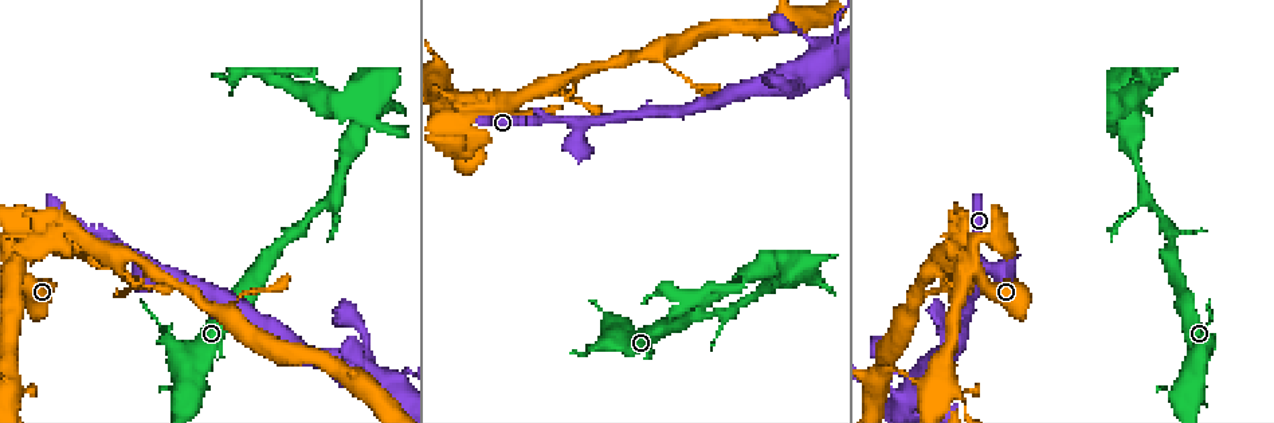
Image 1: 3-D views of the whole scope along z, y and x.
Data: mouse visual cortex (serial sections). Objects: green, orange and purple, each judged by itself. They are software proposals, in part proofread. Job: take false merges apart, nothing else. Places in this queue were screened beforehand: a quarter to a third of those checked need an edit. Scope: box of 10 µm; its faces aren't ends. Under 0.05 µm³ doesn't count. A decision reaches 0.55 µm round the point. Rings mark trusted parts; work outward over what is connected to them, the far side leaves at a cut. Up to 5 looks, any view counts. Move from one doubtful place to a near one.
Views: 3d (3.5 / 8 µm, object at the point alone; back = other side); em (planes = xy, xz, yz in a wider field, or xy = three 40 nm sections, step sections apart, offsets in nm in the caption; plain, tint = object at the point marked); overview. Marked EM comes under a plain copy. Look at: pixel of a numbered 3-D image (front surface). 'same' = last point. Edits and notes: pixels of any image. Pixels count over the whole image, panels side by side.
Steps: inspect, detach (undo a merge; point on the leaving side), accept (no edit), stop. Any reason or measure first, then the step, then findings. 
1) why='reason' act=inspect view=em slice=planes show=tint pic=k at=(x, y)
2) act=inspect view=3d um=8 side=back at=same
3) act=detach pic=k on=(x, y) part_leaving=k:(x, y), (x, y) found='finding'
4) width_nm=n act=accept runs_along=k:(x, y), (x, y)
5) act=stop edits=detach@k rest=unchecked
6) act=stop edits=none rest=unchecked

why='three-way junction' act=inspect view=3d um=3.5 pic=1 at=(962, 240)

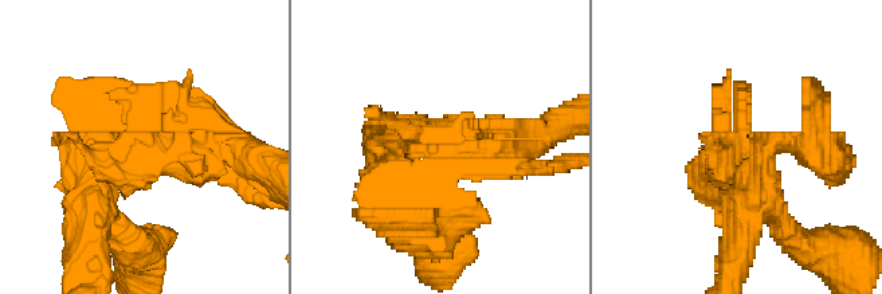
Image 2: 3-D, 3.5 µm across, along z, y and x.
why='now the EM' act=inspect view=em slice=xy step=2 show=tint pic=2 at=(136, 143)

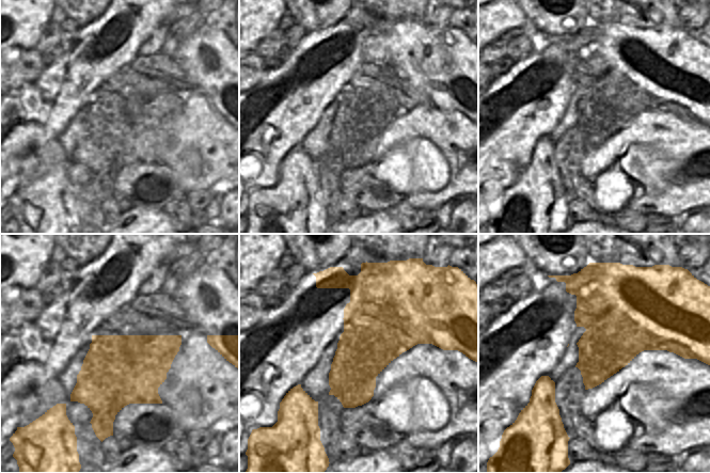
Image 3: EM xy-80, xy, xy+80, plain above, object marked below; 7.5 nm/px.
act=detach pic=2 on=(148, 110) found='two cells meet here'

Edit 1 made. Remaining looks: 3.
act=inspect view=overview

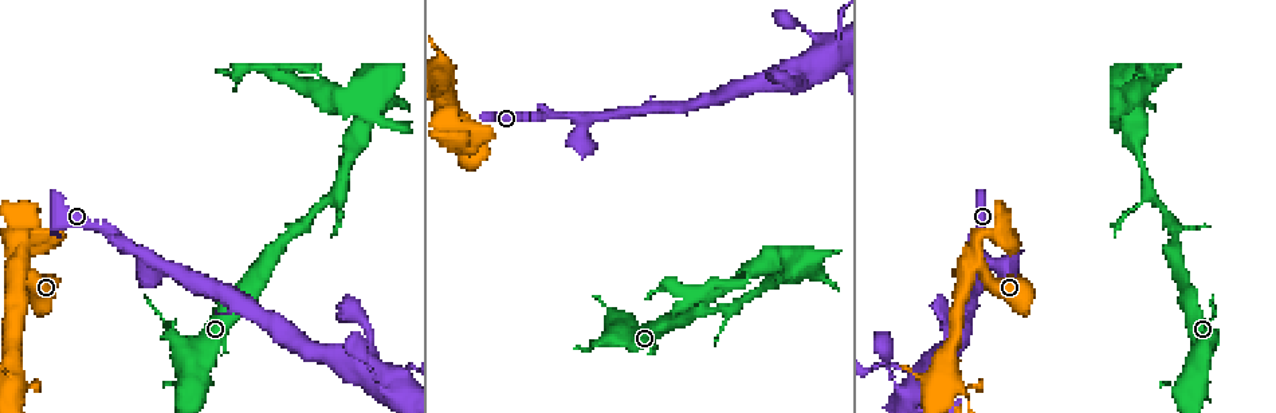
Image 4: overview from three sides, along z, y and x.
why='abrupt turn' act=inspect view=3d um=3.5 side=back pic=4 at=(363, 104)

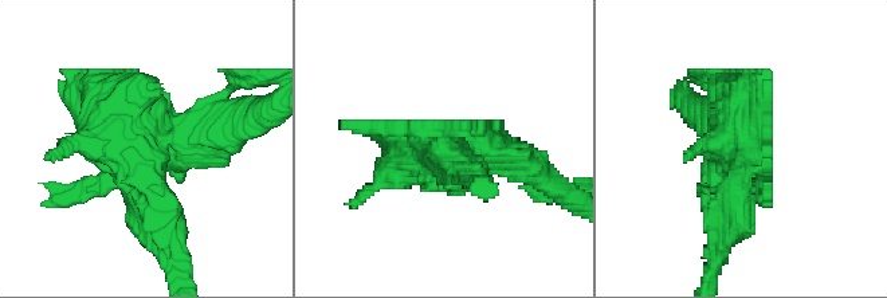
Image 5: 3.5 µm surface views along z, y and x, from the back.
why='need the tissue' act=inspect view=em slice=xy step=3 show=tint pic=5 at=(140, 152)

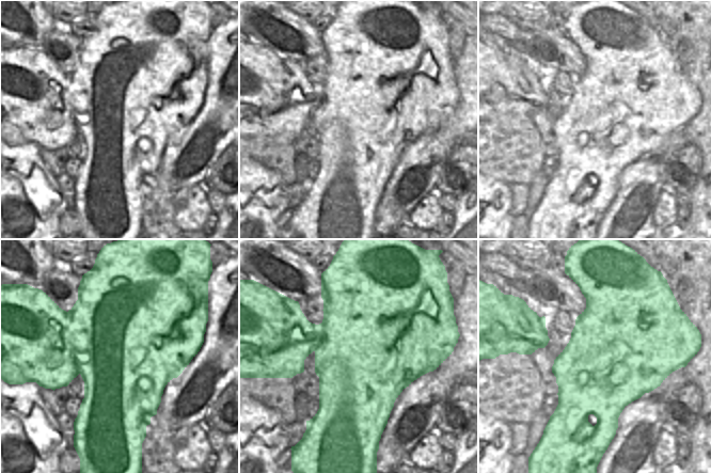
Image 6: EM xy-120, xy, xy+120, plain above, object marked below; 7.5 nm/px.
width_nm=900 act=detach pic=5 on=(210, 102) part_leaving=5:(179, 141), (273, 108) found='two cells meet here'

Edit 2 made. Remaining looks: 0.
act=stop edits=detach@2,detach@5 rest=unchecked

